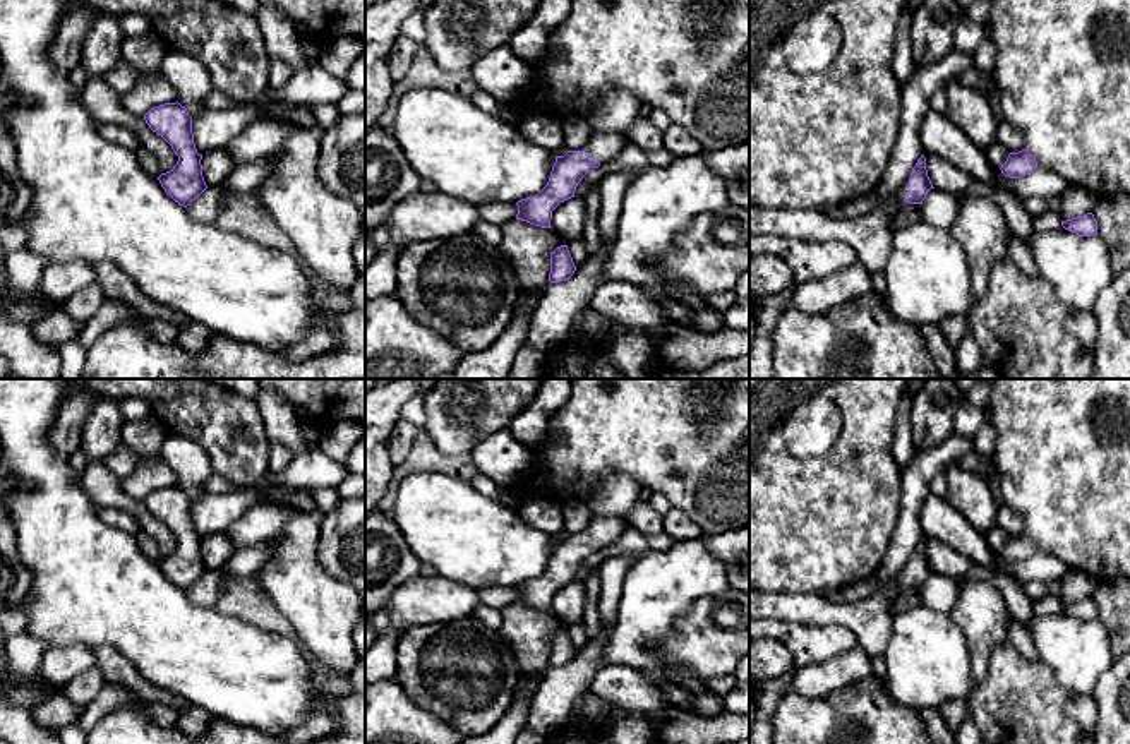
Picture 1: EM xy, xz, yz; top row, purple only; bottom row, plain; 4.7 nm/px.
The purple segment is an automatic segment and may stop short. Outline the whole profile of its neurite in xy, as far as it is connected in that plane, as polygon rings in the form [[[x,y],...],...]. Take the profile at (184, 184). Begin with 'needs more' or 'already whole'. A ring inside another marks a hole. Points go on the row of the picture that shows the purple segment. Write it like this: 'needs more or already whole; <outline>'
already whole; [[[177,101],[151,108],[144,120],[178,156],[177,165],[170,171],[161,173],[158,180],[175,202],[187,207],[207,189],[202,177],[202,154],[197,153],[194,144],[192,117]]]

